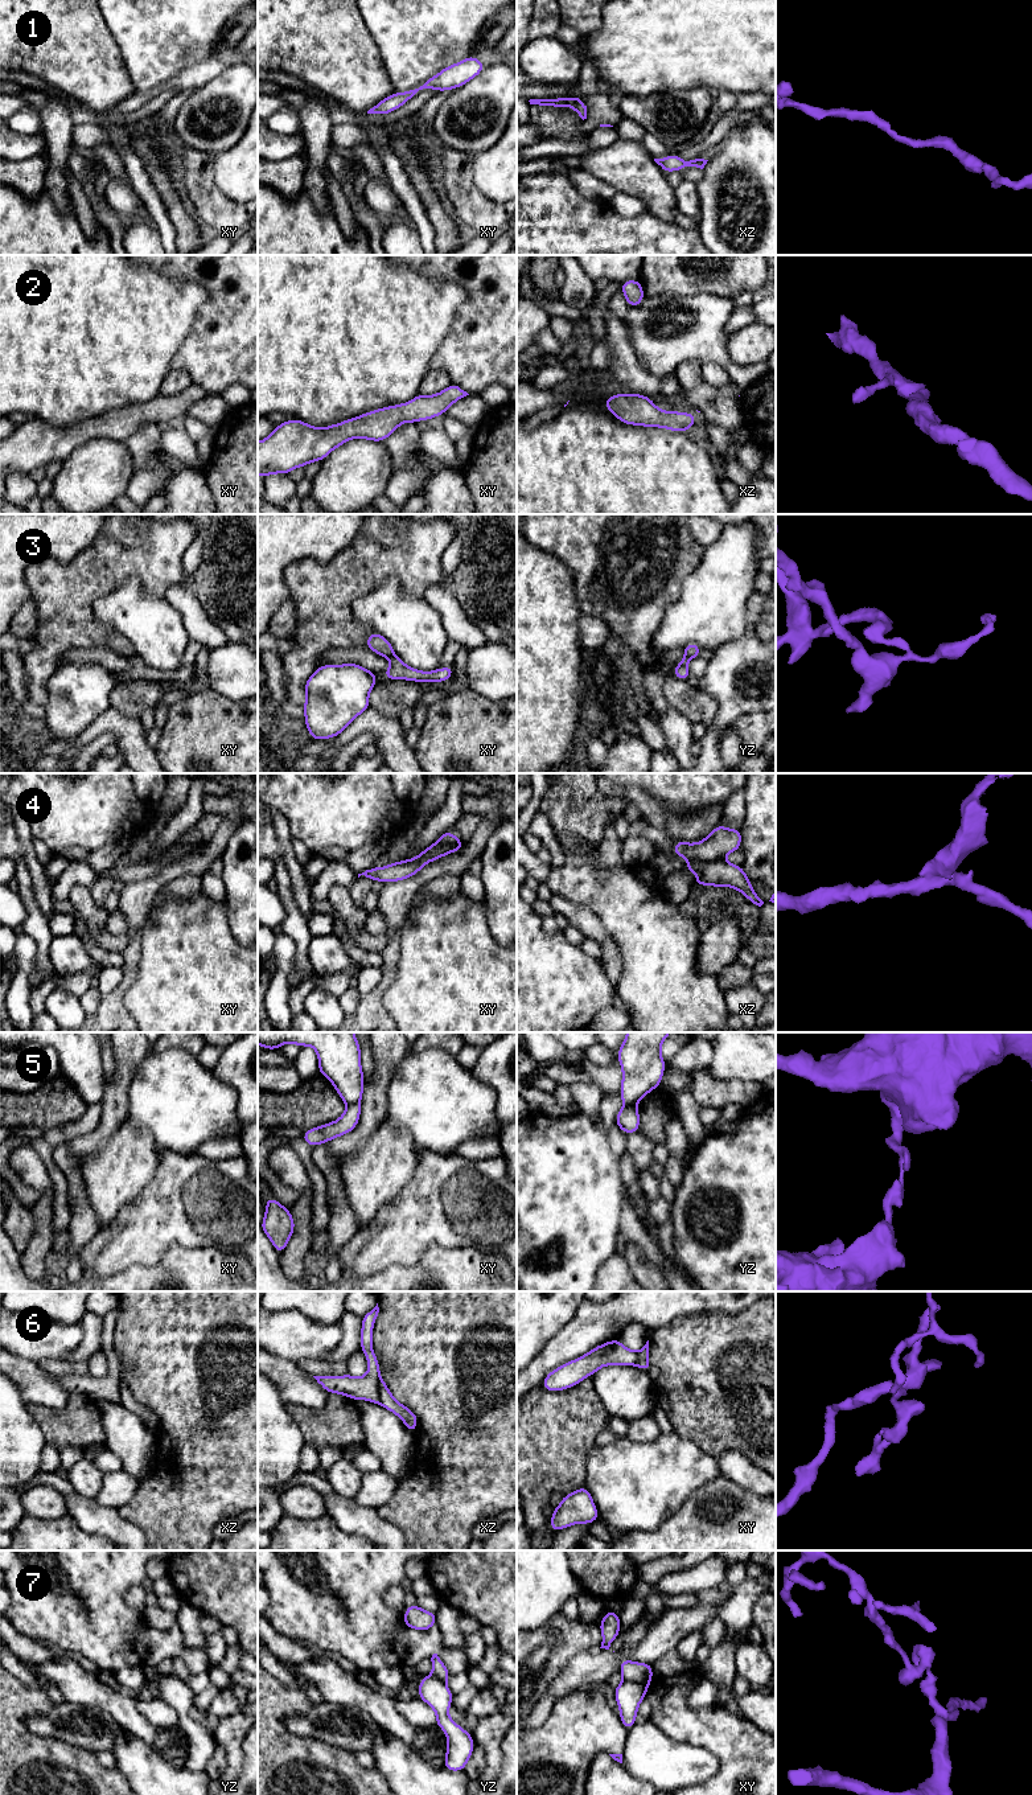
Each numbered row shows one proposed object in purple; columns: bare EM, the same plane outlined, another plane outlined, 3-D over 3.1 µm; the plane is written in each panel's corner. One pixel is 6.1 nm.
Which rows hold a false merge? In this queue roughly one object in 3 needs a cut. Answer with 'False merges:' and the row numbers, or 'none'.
False merges: 3, 4, 5, 6, 7

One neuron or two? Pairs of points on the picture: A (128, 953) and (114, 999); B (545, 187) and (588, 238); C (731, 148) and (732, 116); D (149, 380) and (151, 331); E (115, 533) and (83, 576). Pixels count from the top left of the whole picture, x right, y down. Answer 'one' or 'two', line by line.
A: one
B: one
C: two
D: one
E: one

